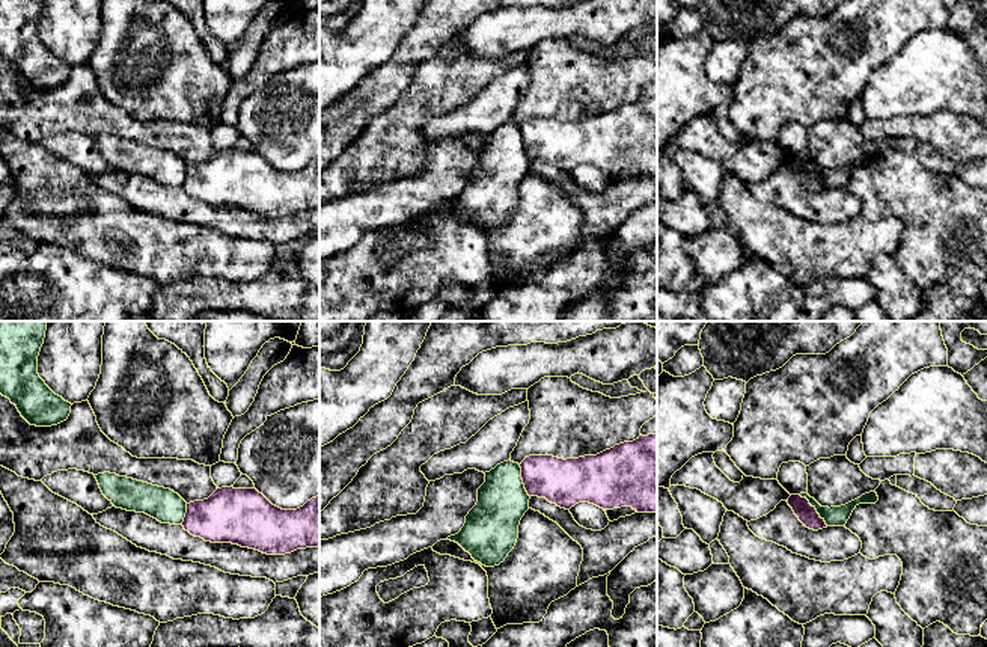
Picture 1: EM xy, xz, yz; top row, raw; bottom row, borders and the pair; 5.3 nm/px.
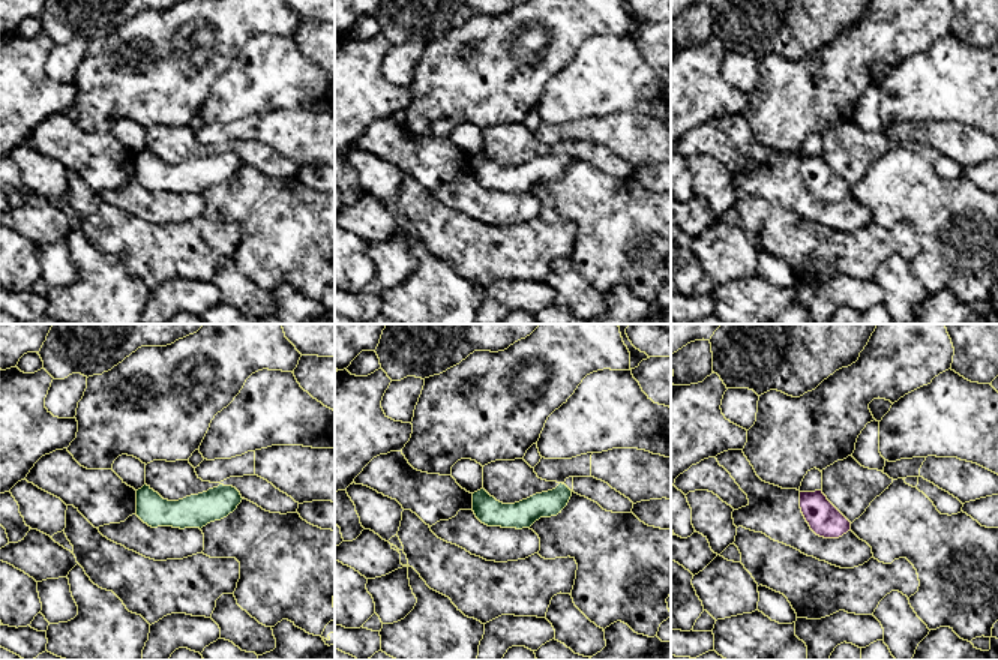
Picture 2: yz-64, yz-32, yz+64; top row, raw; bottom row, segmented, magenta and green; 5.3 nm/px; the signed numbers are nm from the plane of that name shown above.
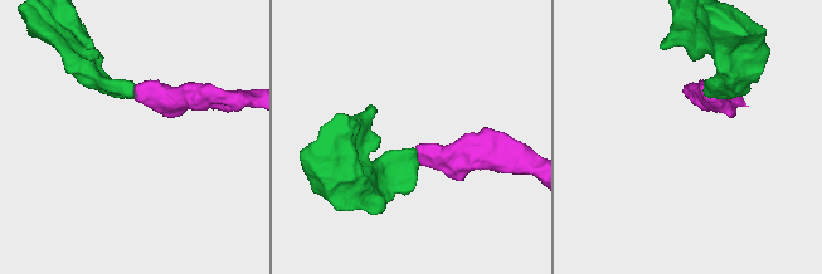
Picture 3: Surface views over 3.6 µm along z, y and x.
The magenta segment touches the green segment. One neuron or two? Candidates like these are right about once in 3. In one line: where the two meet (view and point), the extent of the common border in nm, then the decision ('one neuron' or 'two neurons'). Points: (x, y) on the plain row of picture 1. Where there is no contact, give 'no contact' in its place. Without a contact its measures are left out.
meets magenta in yz at (814, 171); contact 220 nm long; two neurons

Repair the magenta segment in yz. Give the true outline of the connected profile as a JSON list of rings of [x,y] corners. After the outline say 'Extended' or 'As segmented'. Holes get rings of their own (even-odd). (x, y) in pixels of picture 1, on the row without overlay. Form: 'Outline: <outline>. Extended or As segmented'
Outline: [[[791,157],[787,164],[806,190],[814,193],[827,190],[824,181],[820,179],[815,169],[812,169],[806,160]]]. As segmented

